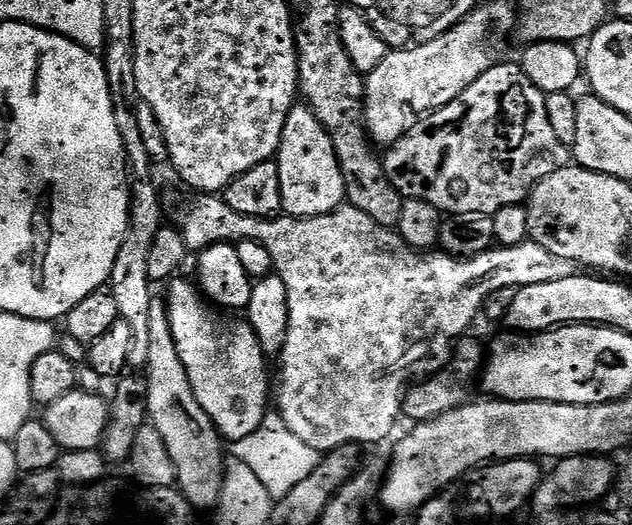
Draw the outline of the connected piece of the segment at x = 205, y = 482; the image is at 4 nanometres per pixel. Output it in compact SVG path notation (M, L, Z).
M153 295L150 302L150 354L146 369L148 381L148 420L162 434L166 450L170 450L170 462L174 462L176 475L175 487L187 498L193 509L215 509L220 503L222 482L224 481L224 462L226 444L214 422L198 406L186 366L178 358L178 346L168 321L168 304L160 297Z

